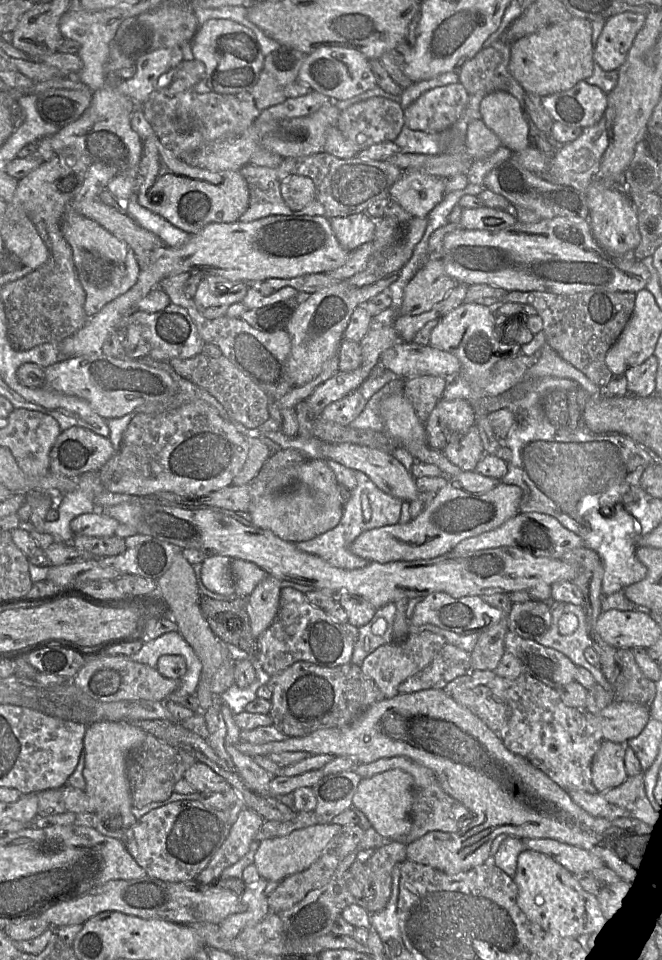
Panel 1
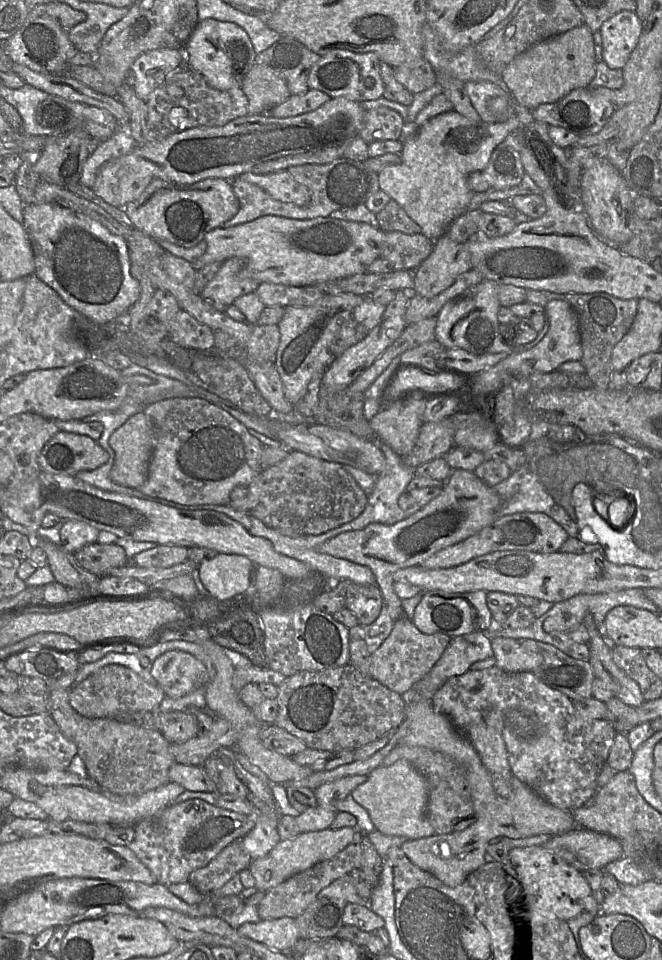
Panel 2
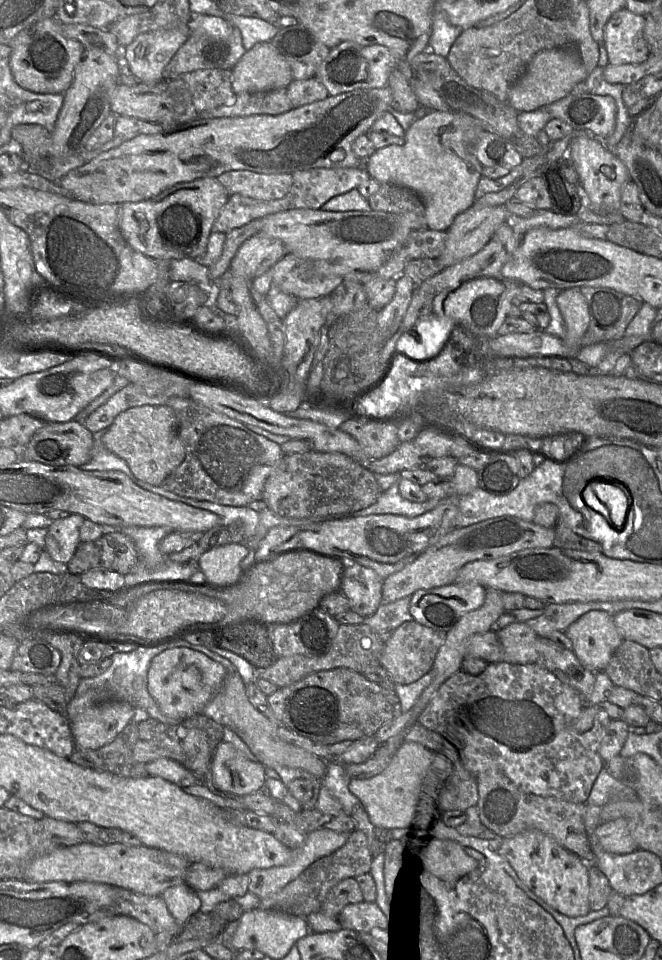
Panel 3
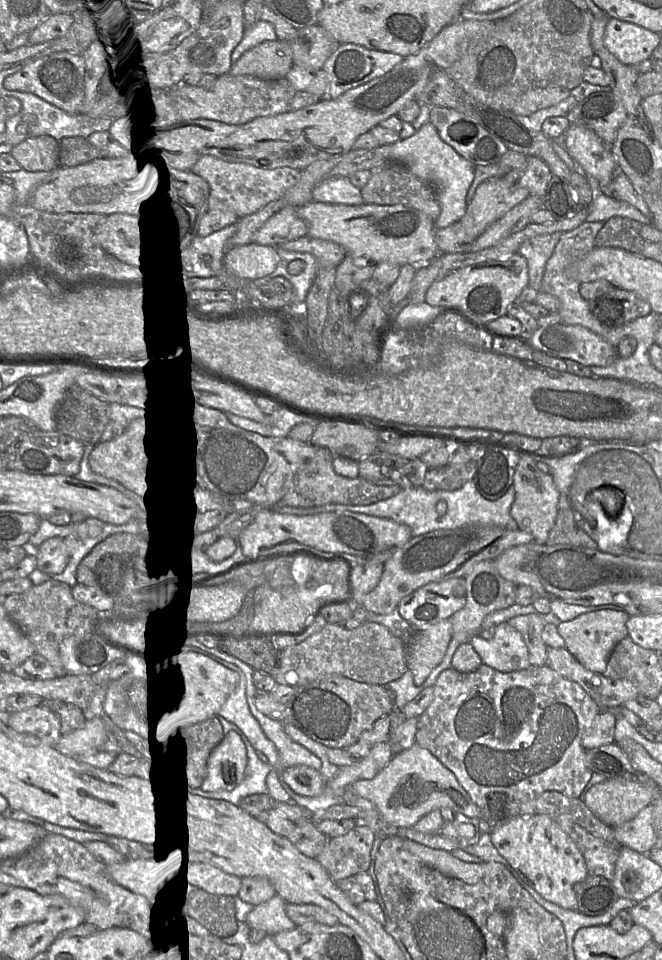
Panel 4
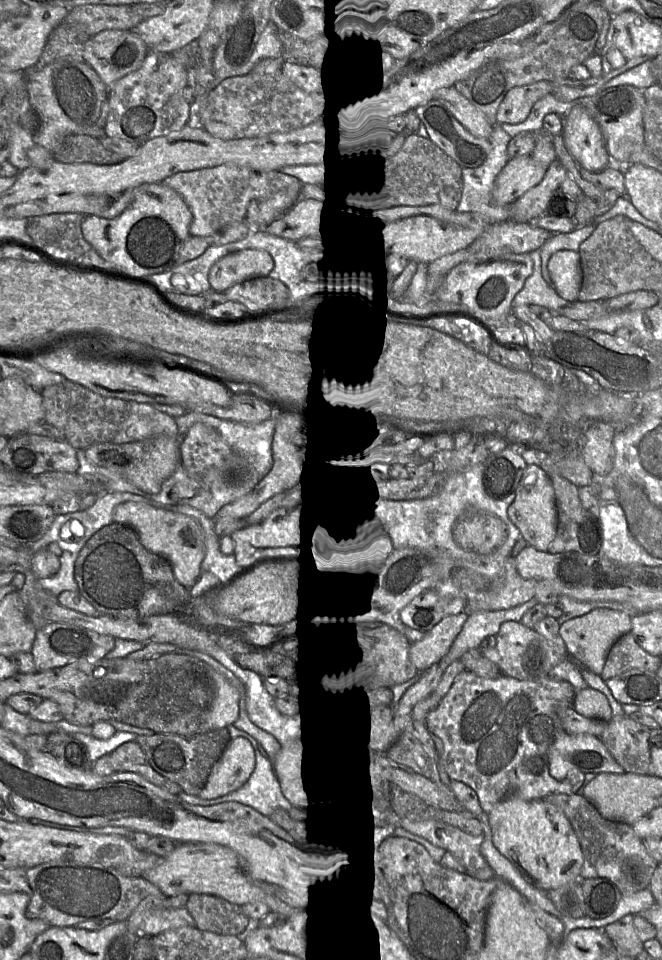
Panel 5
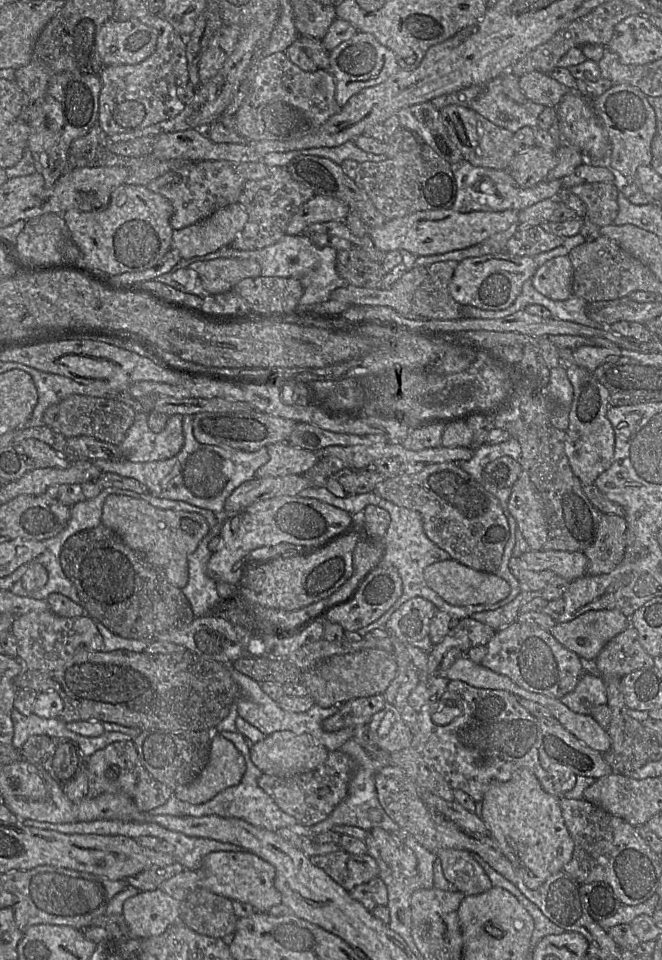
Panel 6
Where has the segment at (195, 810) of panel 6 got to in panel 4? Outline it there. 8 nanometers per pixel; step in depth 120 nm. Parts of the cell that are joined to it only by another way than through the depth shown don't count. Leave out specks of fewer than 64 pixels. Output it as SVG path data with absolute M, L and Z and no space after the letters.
M223 718L219 719L225 735L229 732L239 734L246 746L249 758L247 776L245 780L232 791L191 792L186 789L186 791L183 791L183 794L194 799L226 801L234 805L240 805L244 798L251 795L269 794L266 778L272 770L271 765L264 763L259 758L256 750L252 747L247 737L235 724L228 722Z

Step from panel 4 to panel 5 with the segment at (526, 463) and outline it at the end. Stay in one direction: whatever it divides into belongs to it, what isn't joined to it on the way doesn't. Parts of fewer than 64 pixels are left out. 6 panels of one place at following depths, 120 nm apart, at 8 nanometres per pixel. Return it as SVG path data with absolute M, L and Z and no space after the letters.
M536 464L527 465L515 494L507 509L509 519L519 529L528 545L546 552L557 532L555 492L548 474Z

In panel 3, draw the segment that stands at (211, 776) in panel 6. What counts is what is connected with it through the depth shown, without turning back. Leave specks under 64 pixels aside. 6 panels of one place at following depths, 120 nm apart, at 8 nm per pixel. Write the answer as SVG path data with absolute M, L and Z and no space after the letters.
M221 742L214 750L210 772L213 783L225 792L250 795L264 788L265 766L254 762L231 743Z

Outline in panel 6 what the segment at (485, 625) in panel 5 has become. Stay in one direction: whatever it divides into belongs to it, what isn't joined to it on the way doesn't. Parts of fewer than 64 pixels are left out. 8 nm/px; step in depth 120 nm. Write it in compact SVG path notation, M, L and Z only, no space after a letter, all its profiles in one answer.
M542 590L528 592L521 591L511 603L494 611L475 613L471 617L492 627L497 632L517 621L517 618L520 615L521 606L525 605L536 597L542 597L542 593Z

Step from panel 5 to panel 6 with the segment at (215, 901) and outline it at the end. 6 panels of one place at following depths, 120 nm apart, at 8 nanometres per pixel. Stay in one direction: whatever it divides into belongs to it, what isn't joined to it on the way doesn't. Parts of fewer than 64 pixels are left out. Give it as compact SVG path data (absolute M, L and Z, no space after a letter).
M200 887L189 893L181 901L180 920L195 932L213 938L222 938L233 934L236 929L238 916L234 912L233 900L216 894L211 890Z

